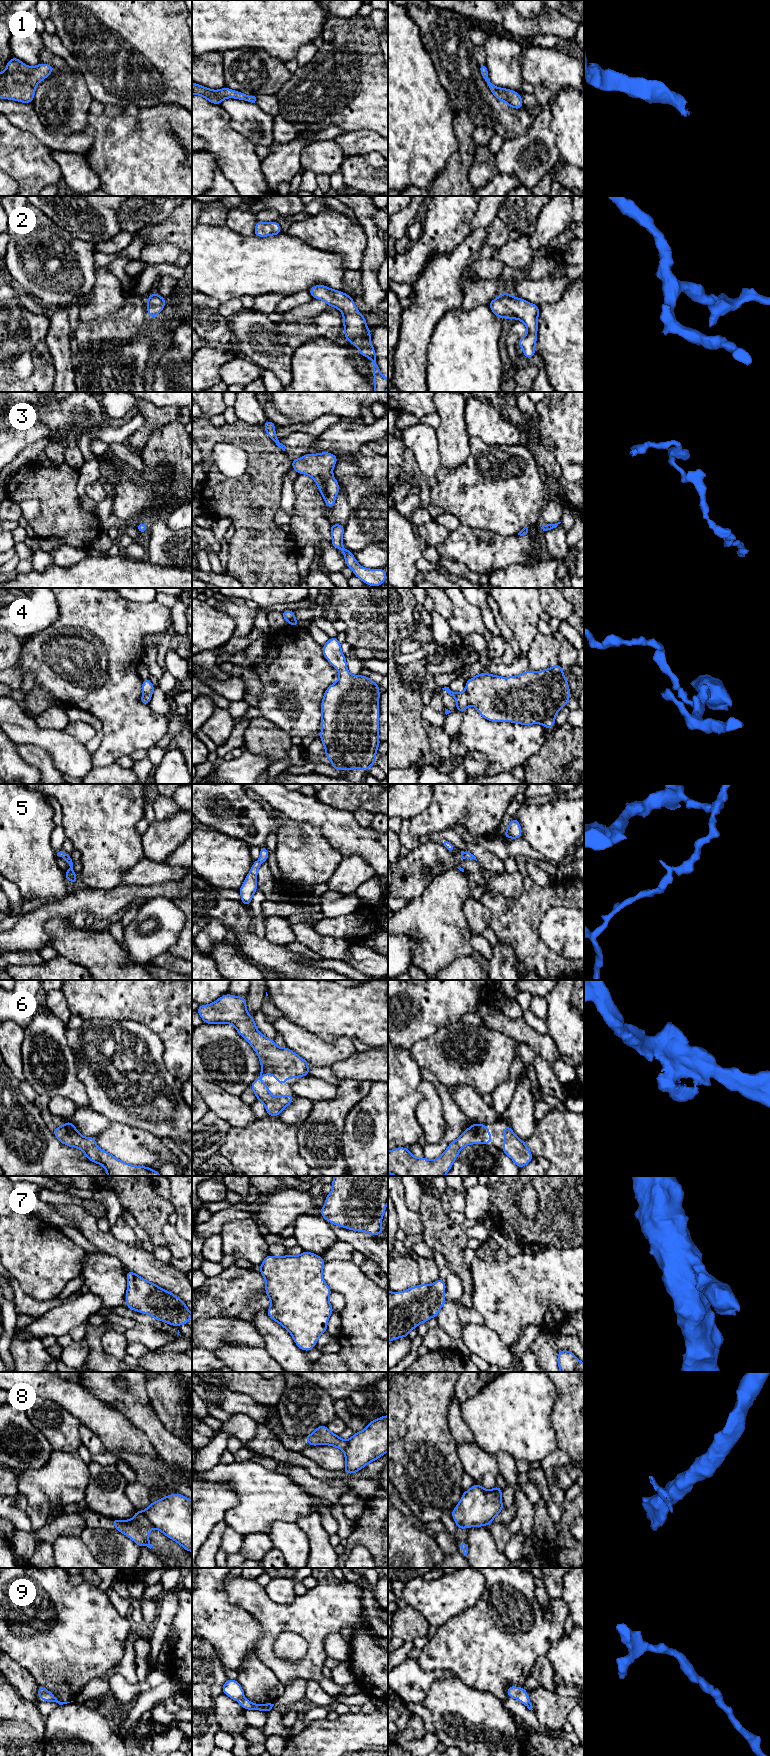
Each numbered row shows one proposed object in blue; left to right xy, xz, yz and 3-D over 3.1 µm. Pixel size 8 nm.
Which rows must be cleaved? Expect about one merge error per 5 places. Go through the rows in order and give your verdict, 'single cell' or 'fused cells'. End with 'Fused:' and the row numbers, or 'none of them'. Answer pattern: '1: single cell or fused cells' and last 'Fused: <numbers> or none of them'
1: single cell
2: single cell
3: single cell
4: single cell
5: single cell
6: single cell
7: single cell
8: fused cells
9: single cell
Fused: 8

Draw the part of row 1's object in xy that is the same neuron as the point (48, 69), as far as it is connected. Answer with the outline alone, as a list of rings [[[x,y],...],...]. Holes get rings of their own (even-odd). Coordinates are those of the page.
[[[15,57],[11,58],[6,71],[0,72],[0,98],[32,103],[37,84],[54,70],[55,67],[45,63],[32,68]]]

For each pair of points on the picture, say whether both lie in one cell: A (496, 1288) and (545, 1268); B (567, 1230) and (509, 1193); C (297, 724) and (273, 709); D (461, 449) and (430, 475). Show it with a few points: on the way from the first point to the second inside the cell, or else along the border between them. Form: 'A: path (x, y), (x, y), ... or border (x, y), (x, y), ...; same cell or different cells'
A: path (508, 1288), (524, 1288), (533, 1279); same cell
B: path (548, 1230), (529, 1230), (511, 1212); same cell
C: path (291, 720), (282, 711), (279, 711); same cell
D: border (437, 440), (440, 461), (442, 463); different cells

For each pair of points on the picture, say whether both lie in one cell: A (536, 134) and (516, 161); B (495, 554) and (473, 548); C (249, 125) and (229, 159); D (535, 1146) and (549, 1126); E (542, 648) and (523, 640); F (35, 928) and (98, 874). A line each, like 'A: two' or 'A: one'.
A: one
B: one
C: two
D: one
E: two
F: two

